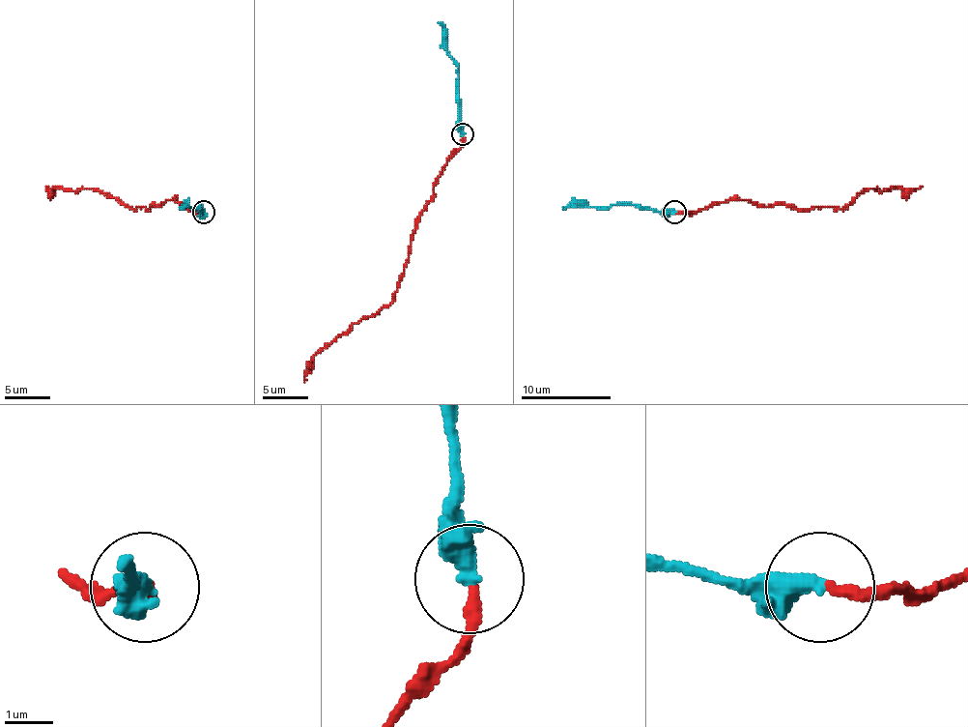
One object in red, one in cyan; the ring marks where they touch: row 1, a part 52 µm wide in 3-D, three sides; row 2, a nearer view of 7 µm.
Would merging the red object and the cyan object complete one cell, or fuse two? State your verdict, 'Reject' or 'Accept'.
Reject

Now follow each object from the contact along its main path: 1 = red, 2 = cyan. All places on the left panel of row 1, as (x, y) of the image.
1: (204, 211), (190, 211), (175, 200), (134, 209), (111, 195), (46, 187)
2: (204, 211), (200, 204), (180, 209)

